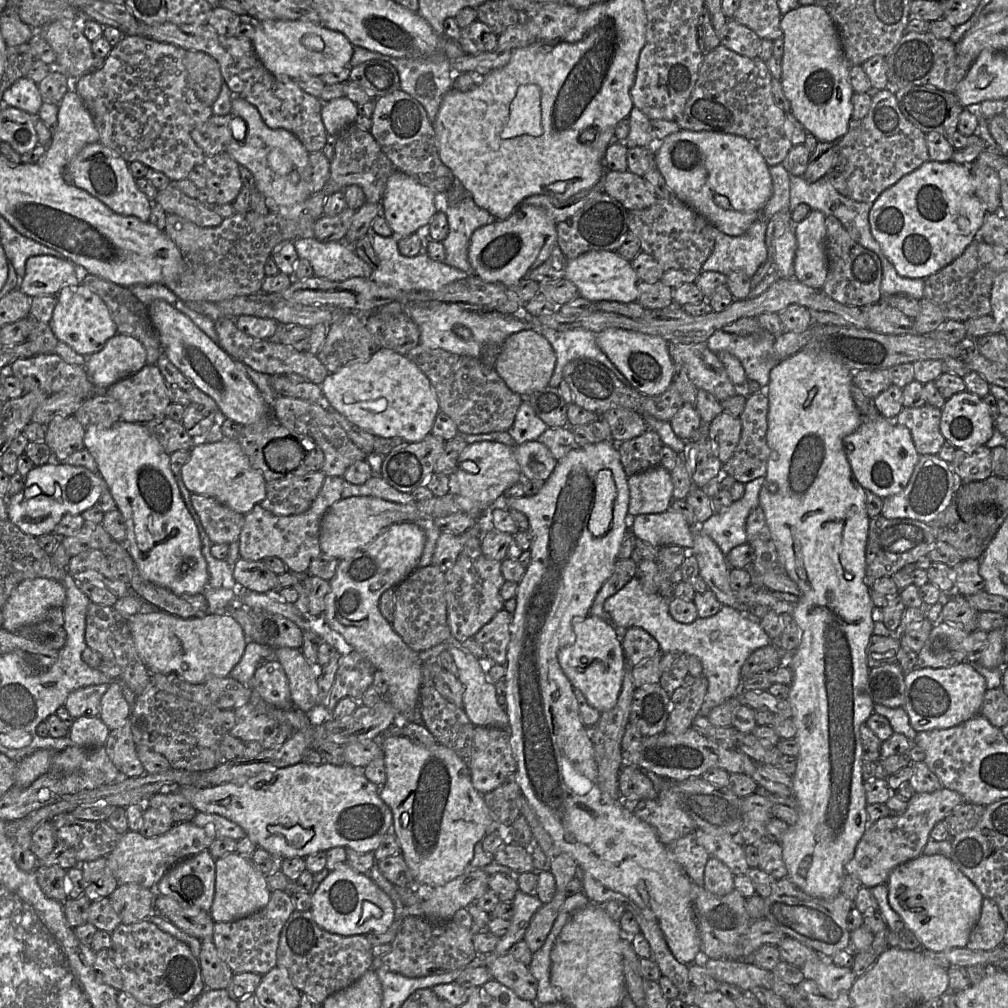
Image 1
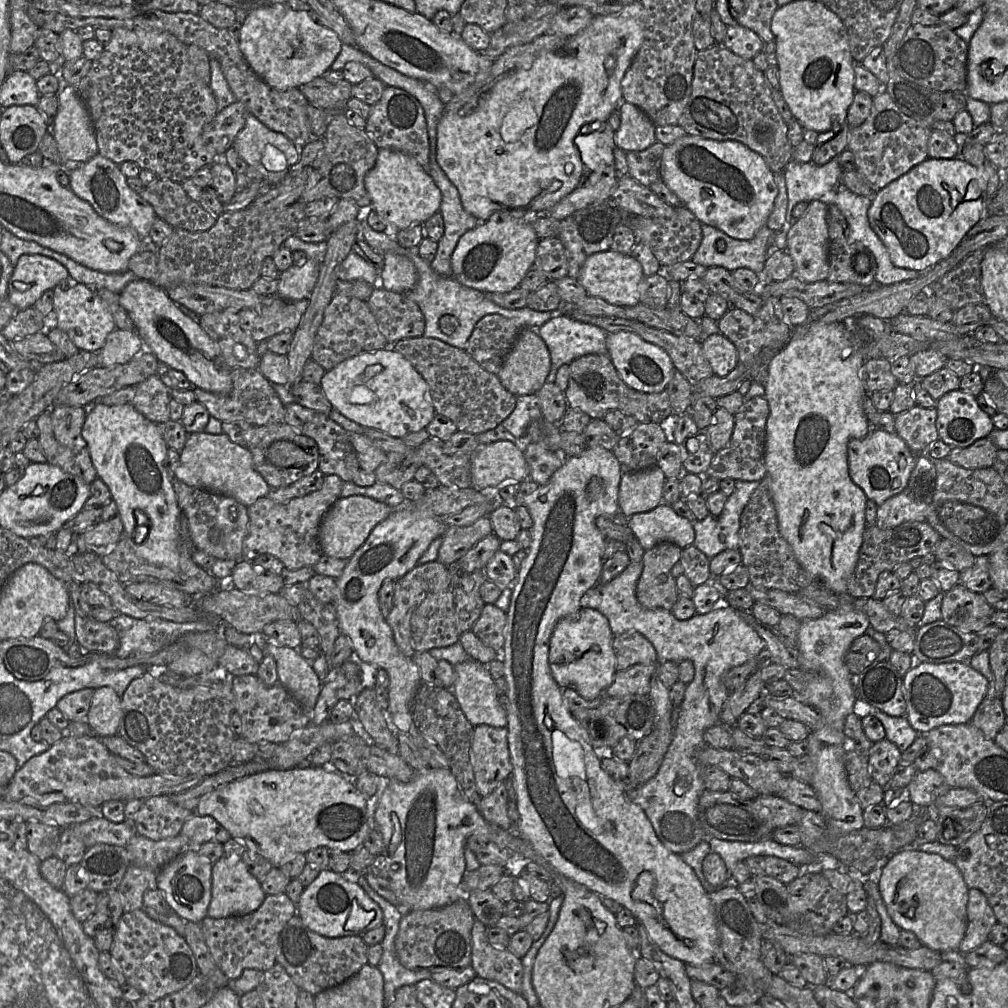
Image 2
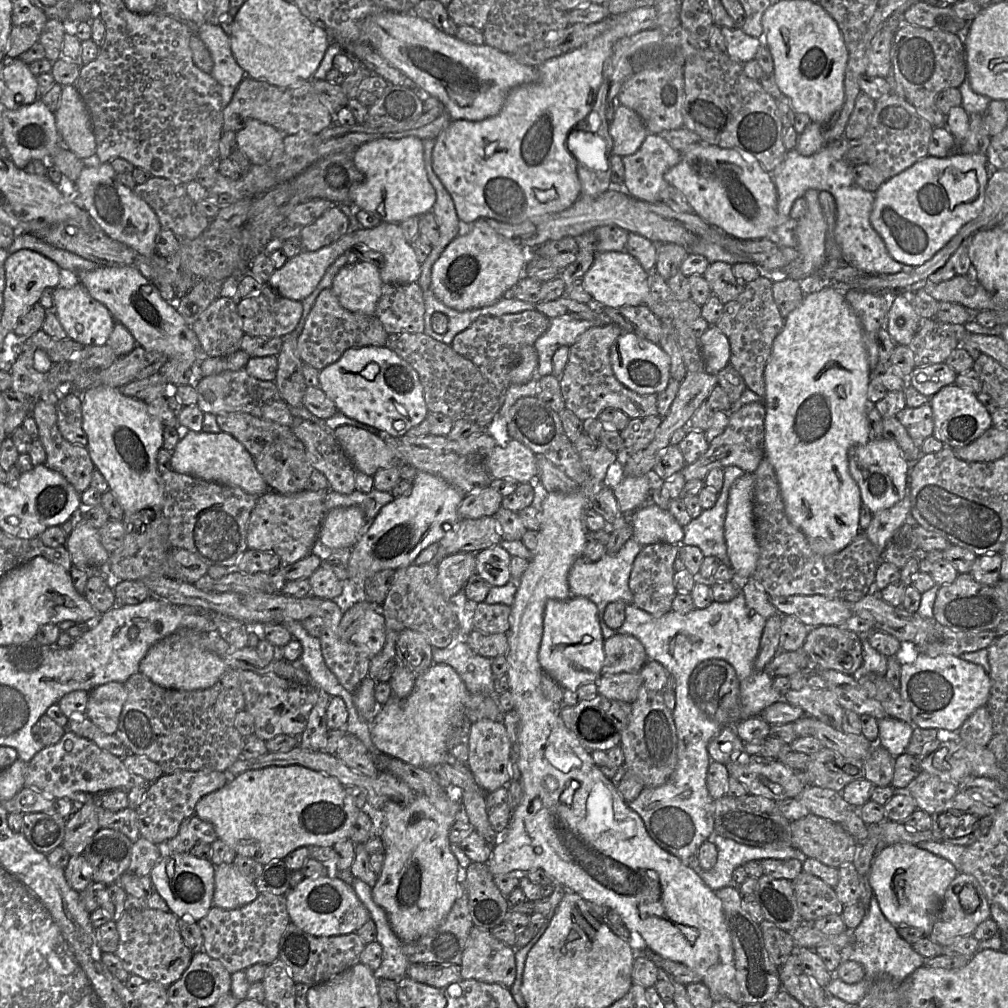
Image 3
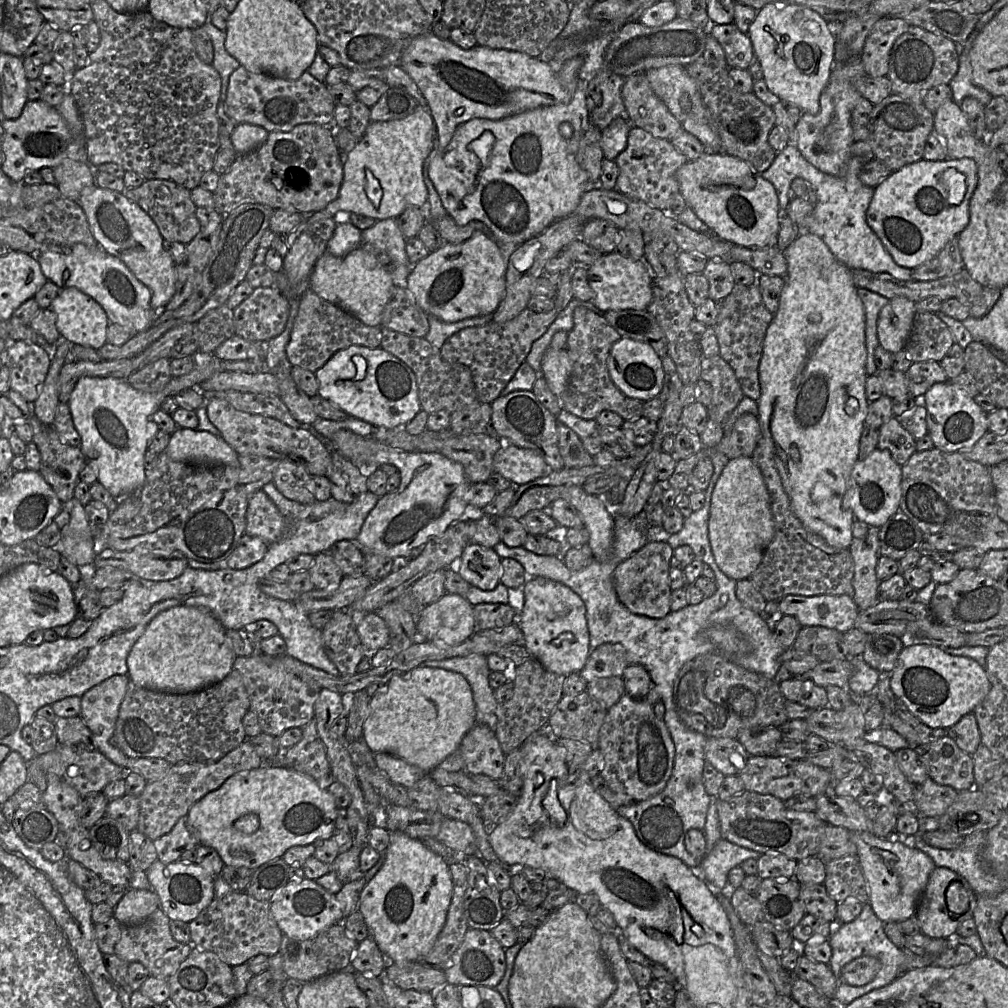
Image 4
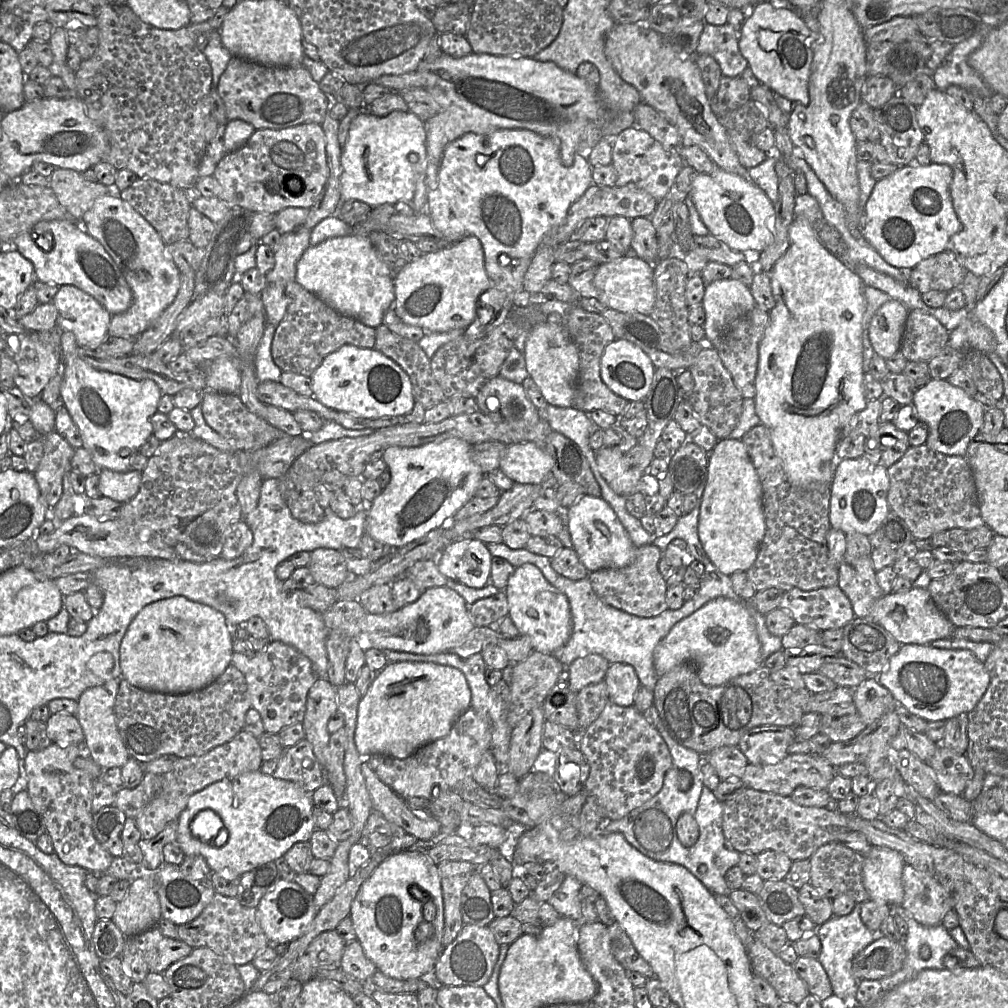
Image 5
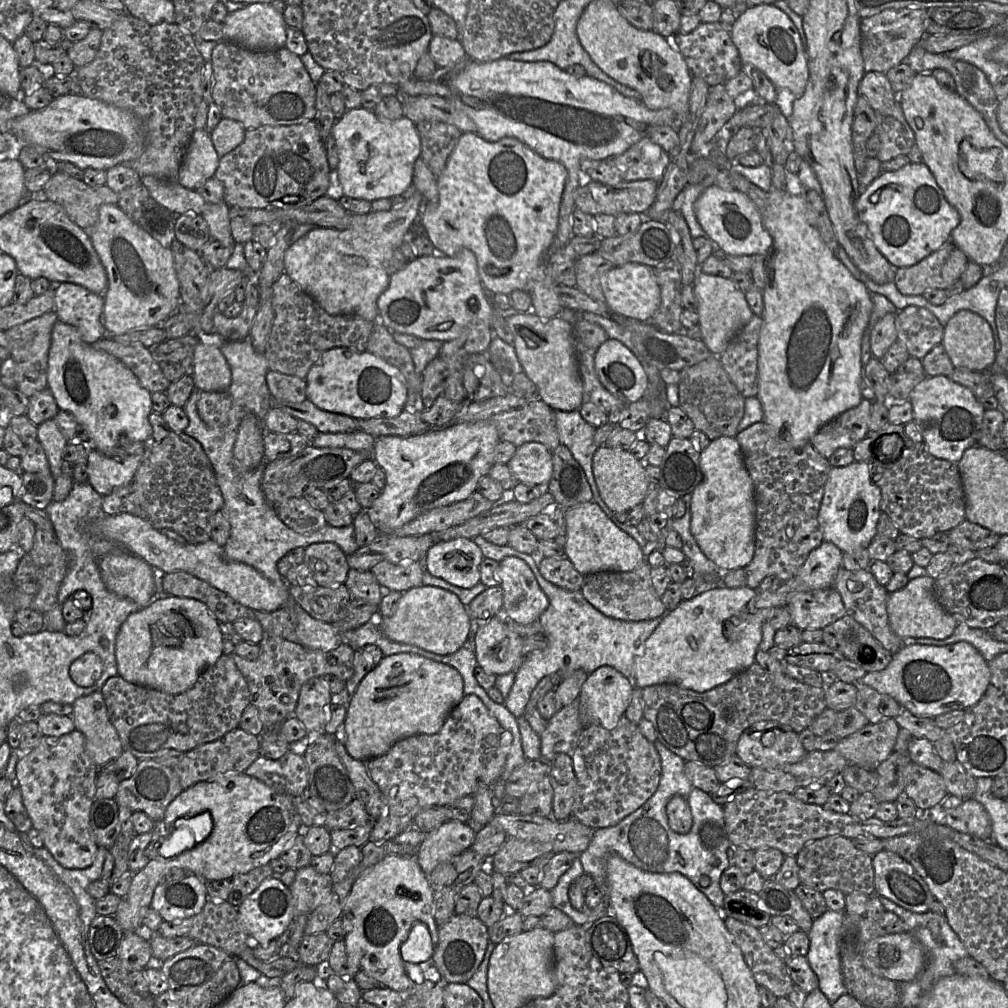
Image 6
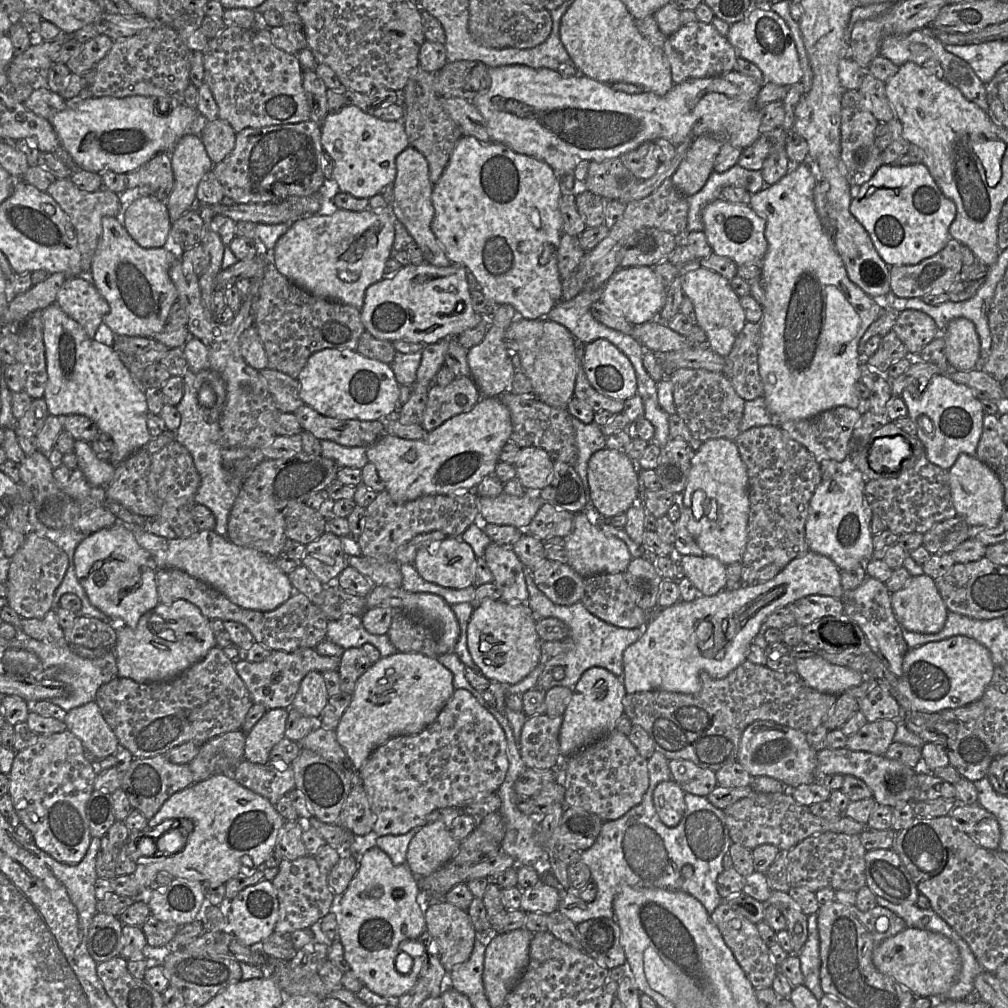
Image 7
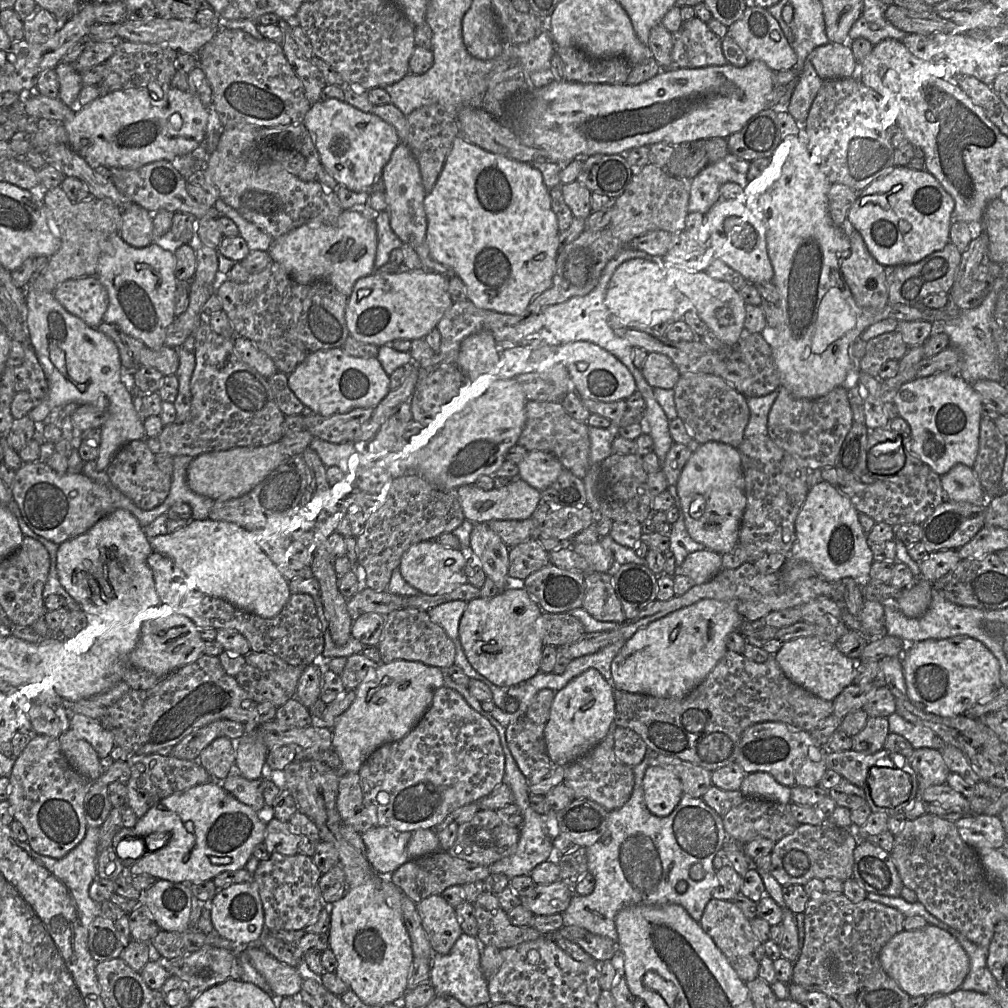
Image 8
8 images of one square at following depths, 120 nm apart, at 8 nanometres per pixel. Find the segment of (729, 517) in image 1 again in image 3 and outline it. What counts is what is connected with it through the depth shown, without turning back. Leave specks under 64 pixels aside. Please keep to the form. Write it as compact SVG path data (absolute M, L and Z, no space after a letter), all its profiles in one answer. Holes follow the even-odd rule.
M727 466L723 473L724 484L715 505L683 527L684 537L680 544L698 547L704 557L715 556L722 564L730 566L724 537L727 502L733 482L745 472L737 466Z

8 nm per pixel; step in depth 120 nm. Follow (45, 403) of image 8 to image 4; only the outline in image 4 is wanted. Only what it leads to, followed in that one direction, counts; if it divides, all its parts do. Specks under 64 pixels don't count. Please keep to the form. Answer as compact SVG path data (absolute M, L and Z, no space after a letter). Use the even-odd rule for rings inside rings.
M214 356L207 360L202 366L195 368L181 377L172 377L166 386L157 392L144 392L133 388L127 379L114 377L81 377L72 391L68 404L71 411L73 423L79 433L82 443L81 451L89 464L95 471L97 480L107 489L111 496L130 496L133 492L139 491L146 480L144 468L144 456L148 450L148 444L159 431L153 415L161 407L167 397L174 397L185 389L198 386L213 375L222 372L220 360Z

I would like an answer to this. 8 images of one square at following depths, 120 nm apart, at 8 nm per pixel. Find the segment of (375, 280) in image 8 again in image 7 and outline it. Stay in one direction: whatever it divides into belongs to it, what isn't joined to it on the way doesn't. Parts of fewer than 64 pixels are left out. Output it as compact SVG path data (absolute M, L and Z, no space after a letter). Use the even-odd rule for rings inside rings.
M408 264L394 277L370 285L360 310L365 330L380 340L434 344L476 327L482 318L472 306L467 271L459 265Z

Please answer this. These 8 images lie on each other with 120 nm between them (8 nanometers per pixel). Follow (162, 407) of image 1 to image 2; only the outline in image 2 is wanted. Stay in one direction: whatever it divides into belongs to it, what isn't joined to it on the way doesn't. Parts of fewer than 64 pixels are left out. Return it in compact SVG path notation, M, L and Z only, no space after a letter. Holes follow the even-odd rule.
M155 374L135 386L131 405L151 422L164 423L170 420L170 399L170 389Z

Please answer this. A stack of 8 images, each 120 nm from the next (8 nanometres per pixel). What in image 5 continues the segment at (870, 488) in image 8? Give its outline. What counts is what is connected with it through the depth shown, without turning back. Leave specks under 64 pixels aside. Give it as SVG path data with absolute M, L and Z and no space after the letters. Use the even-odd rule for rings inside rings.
M926 444L911 446L893 465L887 468L890 481L887 495L890 510L908 526L917 540L930 539L934 534L954 528L974 529L986 525L980 512L974 476L963 456L945 455L930 449Z

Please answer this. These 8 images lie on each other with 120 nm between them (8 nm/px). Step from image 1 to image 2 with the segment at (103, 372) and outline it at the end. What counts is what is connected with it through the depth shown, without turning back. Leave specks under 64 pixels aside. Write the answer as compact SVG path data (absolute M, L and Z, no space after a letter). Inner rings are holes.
M115 329L108 334L98 353L98 366L109 367L129 362L142 351L142 339L136 331Z

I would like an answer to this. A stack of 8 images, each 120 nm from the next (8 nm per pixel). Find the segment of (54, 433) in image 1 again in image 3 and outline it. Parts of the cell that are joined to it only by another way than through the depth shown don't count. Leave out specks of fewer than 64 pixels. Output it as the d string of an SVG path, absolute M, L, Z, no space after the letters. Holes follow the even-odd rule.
M72 393L56 403L57 426L62 437L72 444L86 447L87 436L82 429L81 399Z

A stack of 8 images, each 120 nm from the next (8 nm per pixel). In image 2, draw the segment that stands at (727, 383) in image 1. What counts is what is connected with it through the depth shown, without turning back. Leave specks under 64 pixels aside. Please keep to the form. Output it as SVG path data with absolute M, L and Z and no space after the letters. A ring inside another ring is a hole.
M569 313L564 315L568 315L572 319L581 323L591 324L600 327L604 329L607 333L614 333L619 331L631 332L638 335L643 340L657 345L667 352L667 354L671 358L674 368L683 374L683 376L688 380L691 386L694 386L701 380L714 375L709 362L703 354L700 340L679 336L665 330L649 327L636 320L611 318L609 316L590 315L583 313Z

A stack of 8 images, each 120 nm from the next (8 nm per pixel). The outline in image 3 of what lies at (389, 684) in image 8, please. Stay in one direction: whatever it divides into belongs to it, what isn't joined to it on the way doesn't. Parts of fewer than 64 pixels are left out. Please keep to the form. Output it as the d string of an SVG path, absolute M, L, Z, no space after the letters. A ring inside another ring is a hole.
M433 664L430 668L428 668L425 672L416 675L415 683L412 692L405 699L399 699L395 696L391 696L390 699L383 705L378 707L377 714L373 721L370 724L370 733L372 742L377 751L382 754L385 754L390 757L398 758L405 763L411 764L413 766L428 769L432 766L443 764L445 762L446 756L452 756L448 753L448 740L451 733L460 726L464 718L466 717L466 702L468 699L469 692L465 686L465 683L462 681L458 673L447 664Z

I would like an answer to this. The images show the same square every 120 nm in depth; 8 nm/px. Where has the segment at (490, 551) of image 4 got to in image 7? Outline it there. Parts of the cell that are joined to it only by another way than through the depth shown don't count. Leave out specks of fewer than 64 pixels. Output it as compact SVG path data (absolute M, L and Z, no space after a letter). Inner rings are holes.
M448 537L420 548L413 566L428 582L464 589L474 583L476 560L469 544L460 538Z

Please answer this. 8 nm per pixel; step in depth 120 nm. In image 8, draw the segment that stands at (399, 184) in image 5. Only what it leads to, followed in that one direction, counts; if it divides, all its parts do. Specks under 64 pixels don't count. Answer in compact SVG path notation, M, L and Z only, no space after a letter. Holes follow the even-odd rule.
M323 98L311 104L306 113L304 126L310 133L315 148L320 156L320 163L336 180L338 185L354 192L369 191L375 180L382 176L385 165L389 162L394 149L401 143L396 129L372 112L366 113L336 98Z

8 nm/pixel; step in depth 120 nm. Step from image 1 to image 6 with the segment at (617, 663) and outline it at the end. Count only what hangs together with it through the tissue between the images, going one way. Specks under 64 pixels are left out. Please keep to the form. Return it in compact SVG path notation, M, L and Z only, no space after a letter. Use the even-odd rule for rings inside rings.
M506 557L499 562L497 577L503 589L502 616L518 624L539 621L549 599L527 563L518 557Z

